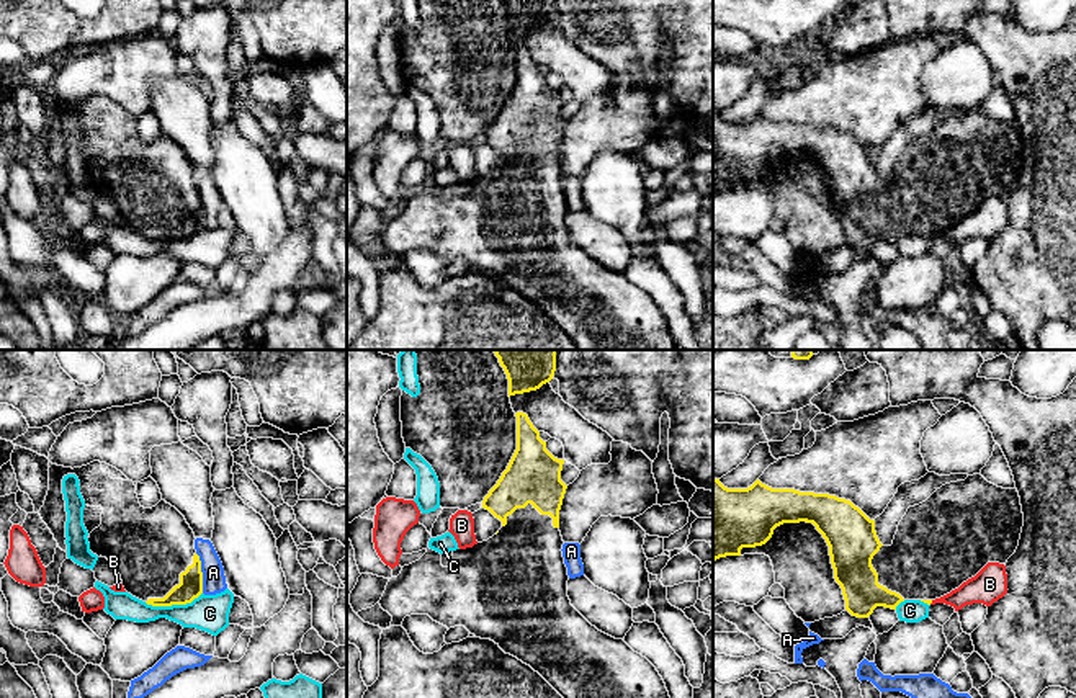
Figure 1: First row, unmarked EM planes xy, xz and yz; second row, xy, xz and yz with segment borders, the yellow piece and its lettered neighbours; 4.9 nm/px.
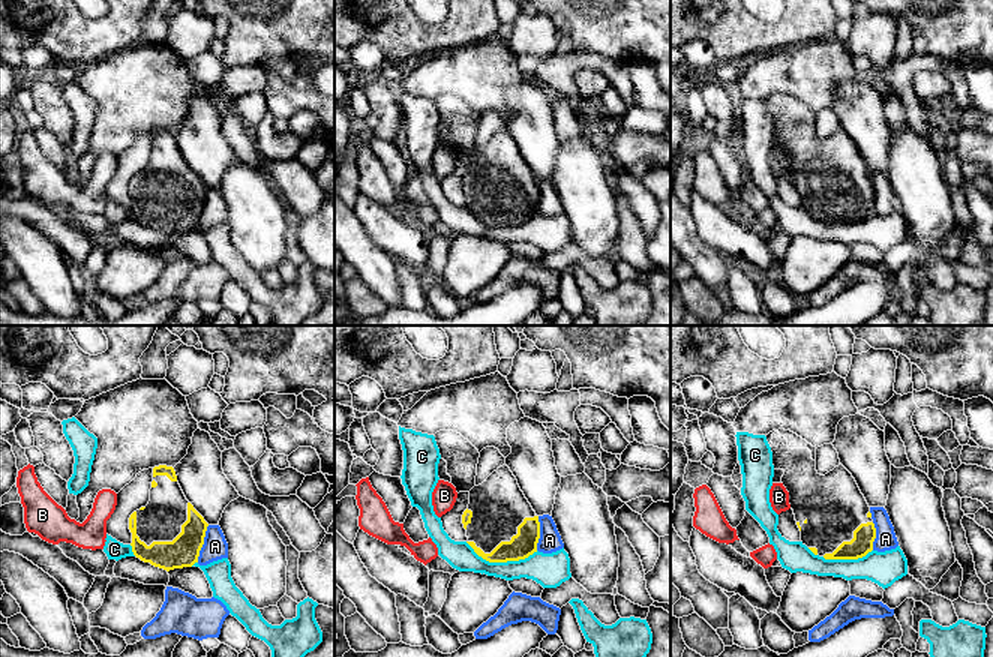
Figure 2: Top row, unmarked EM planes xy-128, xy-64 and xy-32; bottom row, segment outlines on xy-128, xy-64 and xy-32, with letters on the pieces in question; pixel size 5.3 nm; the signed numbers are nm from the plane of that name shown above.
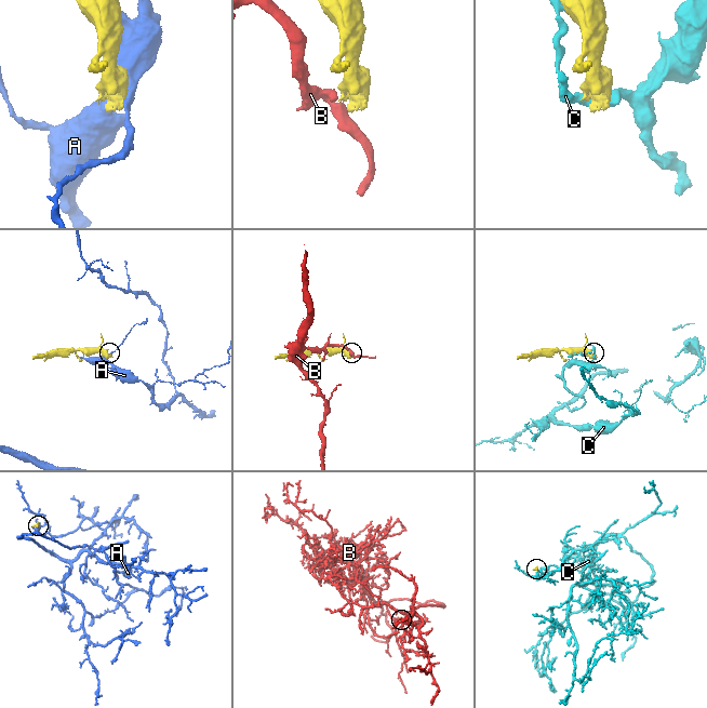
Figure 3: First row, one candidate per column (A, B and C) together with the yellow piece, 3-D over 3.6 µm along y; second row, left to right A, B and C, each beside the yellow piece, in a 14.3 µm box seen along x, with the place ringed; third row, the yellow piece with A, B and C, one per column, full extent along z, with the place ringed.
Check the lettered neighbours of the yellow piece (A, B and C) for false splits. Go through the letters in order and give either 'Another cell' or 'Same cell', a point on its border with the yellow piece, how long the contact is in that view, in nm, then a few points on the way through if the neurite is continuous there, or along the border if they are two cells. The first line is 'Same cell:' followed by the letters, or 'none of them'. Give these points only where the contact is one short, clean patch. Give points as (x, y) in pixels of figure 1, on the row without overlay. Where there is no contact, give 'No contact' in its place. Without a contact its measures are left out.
Same cell: none of them
A: Another cell. Touches yellow at xy (201, 206). Shared border 200 nm
B: Another cell. Touches yellow at yz (931, 236). Shared border 30 nm
C: Another cell. Touches yellow at xy (172, 237). Shared border 300 nm. Boundary: xy (201, 226), (185, 237), (147, 239), (144, 236)

